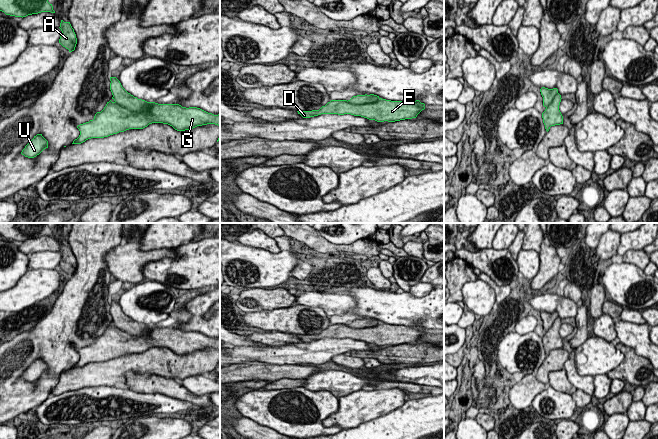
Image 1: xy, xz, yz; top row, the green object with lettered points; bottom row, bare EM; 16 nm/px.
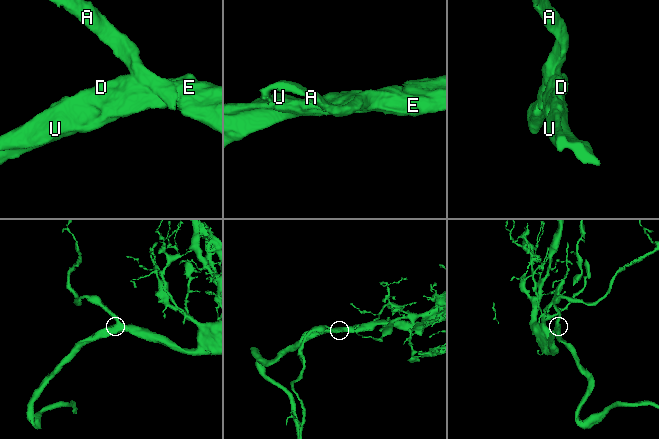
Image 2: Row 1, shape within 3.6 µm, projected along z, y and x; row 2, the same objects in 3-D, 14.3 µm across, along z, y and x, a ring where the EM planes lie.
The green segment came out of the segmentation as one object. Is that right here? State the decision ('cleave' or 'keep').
keep

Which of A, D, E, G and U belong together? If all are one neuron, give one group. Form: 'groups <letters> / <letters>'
groups A D E G U

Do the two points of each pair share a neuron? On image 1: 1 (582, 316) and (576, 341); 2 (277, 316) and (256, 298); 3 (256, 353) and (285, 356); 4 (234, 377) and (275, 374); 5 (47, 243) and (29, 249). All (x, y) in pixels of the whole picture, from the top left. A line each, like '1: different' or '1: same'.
1: same
2: different
3: same
4: same
5: same

